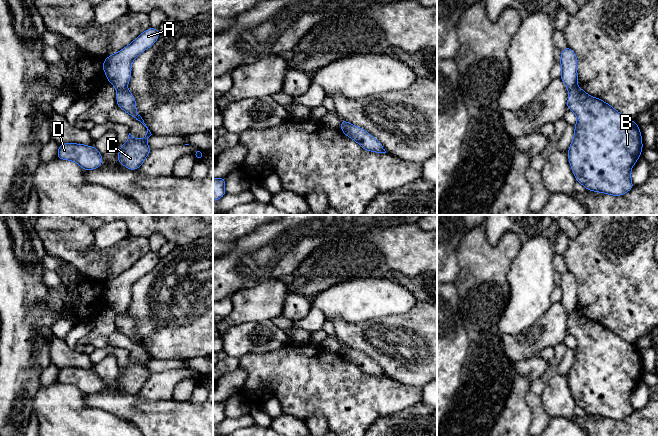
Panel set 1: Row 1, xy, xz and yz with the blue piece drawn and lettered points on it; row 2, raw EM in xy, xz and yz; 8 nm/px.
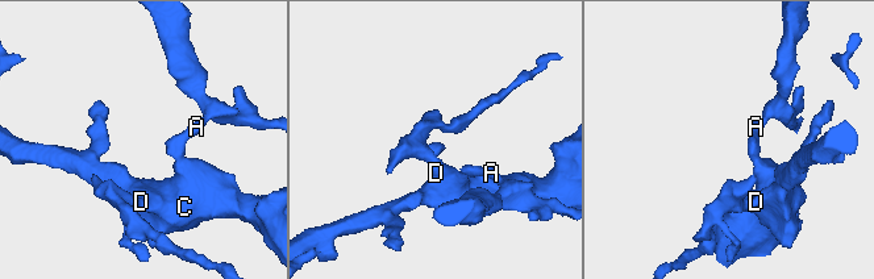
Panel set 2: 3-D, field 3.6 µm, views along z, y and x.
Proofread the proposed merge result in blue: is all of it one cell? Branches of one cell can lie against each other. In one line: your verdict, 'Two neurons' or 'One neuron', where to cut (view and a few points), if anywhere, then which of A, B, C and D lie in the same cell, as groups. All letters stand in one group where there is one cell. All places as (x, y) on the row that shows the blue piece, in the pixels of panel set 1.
Two neurons. Split along xy (126, 86), (117, 90). Groups: A / B C D

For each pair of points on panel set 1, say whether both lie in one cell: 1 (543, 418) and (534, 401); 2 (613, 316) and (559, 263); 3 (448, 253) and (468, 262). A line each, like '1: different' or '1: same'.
1: same
2: different
3: different

